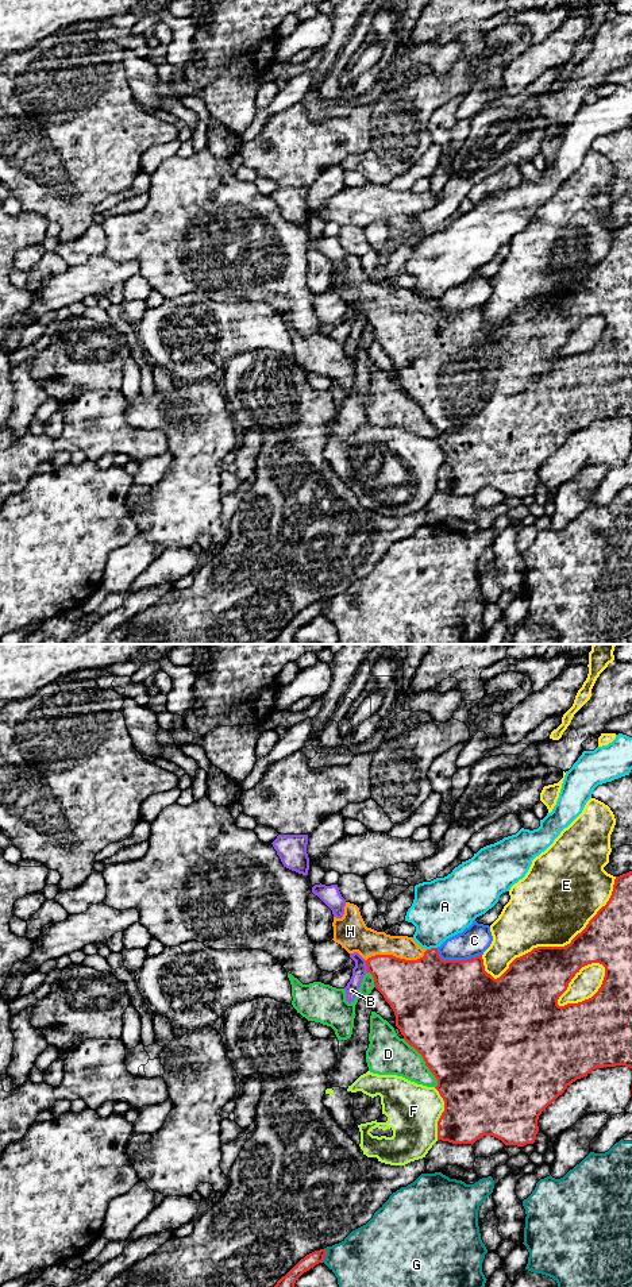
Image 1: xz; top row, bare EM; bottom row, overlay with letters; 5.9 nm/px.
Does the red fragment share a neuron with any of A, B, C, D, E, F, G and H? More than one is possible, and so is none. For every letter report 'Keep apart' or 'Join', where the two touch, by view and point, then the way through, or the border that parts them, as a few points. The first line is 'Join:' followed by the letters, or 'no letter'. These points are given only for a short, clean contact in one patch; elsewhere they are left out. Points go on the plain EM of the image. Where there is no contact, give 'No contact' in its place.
Join: H
A: Keep apart. Touches red at xz (431, 300)
B: Keep apart. Touches red at xz (366, 316). Boundary: xz (365, 312), (367, 323)
C: Keep apart. Touches red at xz (457, 312)
D: Keep apart. Touches red at xz (426, 415)
E: Keep apart. Touches red at xz (558, 299)
F: Keep apart. Touches red at xz (442, 465)
G: Keep apart. Touches red at xz (324, 607)
H: Join. Touches red at xz (397, 309). Path across: xz (422, 343), (403, 323), (397, 309), (385, 307), (366, 293)

